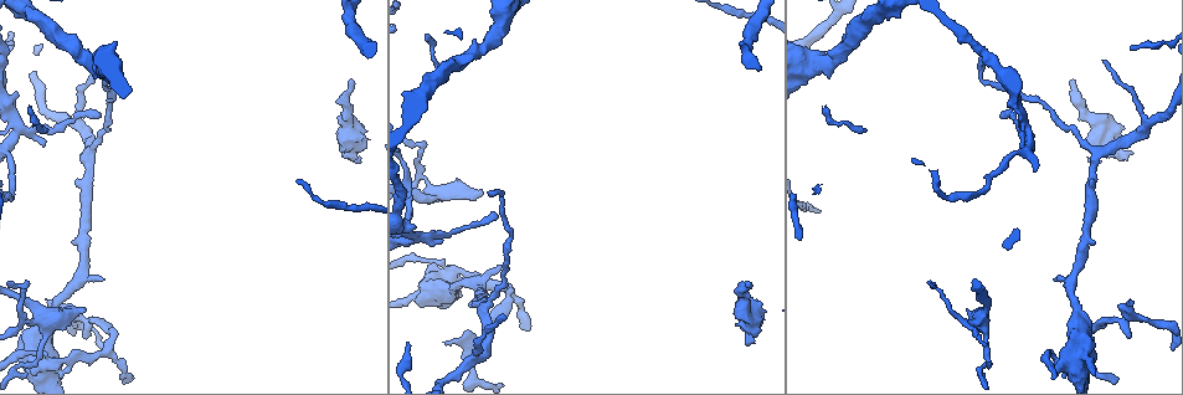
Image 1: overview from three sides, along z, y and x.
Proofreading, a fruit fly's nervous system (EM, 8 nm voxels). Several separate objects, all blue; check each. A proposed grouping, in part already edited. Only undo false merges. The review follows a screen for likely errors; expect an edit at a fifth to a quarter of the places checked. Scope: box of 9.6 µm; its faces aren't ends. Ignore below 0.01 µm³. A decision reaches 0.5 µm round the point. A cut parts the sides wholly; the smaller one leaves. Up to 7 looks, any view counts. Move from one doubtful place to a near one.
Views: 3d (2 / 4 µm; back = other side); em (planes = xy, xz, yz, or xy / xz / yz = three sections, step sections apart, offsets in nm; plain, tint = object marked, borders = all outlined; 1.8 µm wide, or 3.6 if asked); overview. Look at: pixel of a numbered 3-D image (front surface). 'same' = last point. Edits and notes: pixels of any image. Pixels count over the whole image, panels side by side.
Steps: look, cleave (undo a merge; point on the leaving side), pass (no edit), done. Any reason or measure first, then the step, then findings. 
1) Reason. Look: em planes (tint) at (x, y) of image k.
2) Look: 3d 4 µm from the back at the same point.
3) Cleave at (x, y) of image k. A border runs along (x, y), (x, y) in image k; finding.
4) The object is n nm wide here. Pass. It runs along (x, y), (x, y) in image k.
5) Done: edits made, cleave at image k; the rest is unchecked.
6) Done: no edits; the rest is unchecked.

Sudden change in width. Look: em planes (tint) at (1083, 109) of image 1.

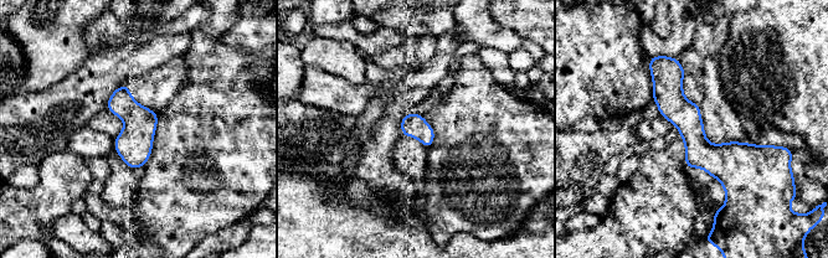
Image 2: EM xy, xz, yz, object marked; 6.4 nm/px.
Pass. It runs along (653, 68), (711, 154), (766, 148) in image 2; all the same neuron.

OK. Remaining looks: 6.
Abrupt turn. Look: 3d 4 µm at (450, 277) of image 1.

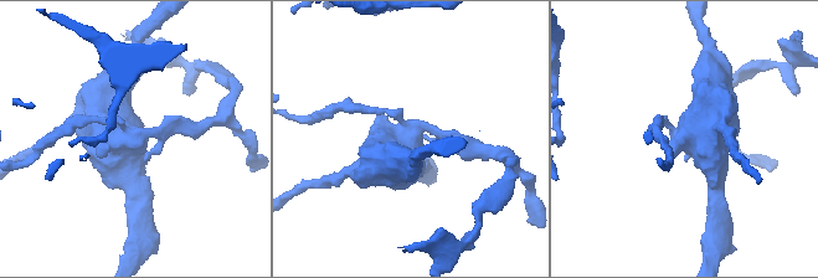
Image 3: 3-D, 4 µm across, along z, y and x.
Look: em yz step 4 (tint) at (410, 139) of image 3.

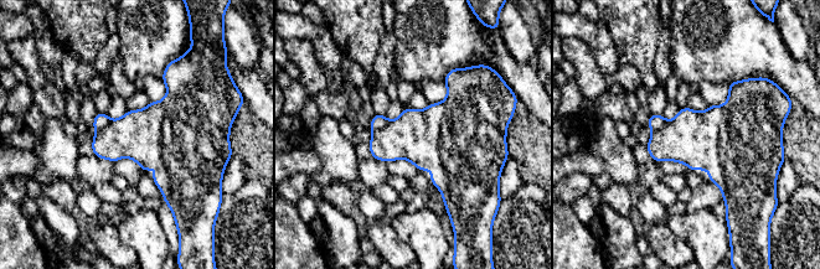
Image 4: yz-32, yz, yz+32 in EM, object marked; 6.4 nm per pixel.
Cleave at (101, 119) of image 4. Two neurons meet here.

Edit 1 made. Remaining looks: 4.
Look: overview.

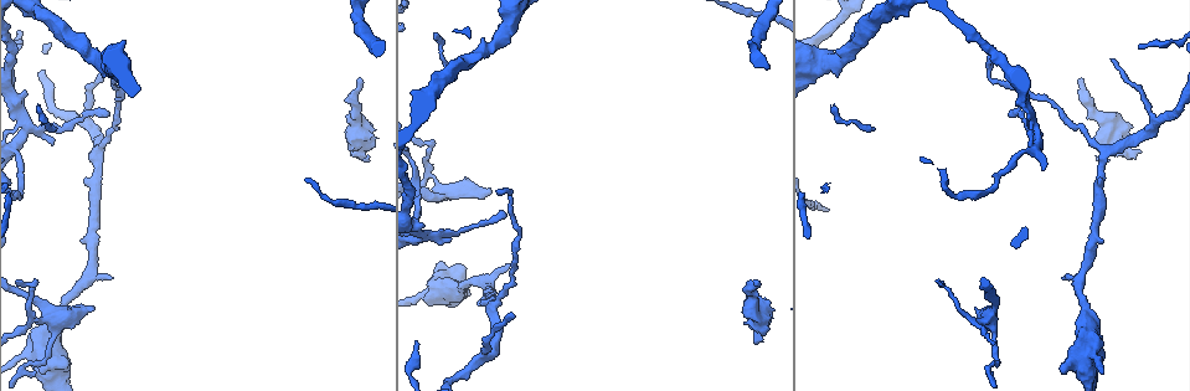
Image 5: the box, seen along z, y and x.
Look: 3d 2 µm at (25, 124) of image 5.

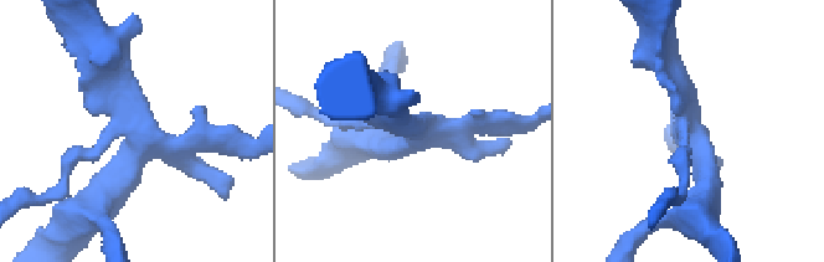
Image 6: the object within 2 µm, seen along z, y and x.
Look: em xy step 16 (tint) at (141, 136) of image 6.

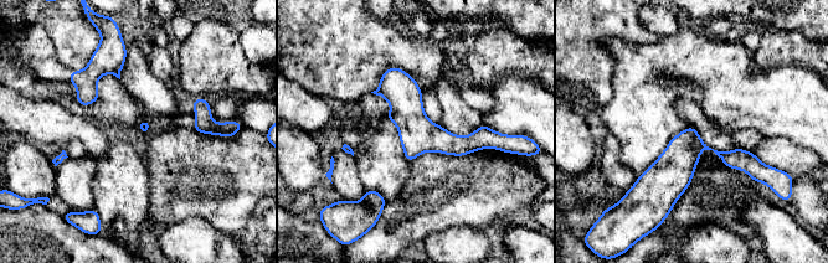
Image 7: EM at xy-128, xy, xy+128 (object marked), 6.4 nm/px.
The object is 80 nm wide here. Pass. It runs along (385, 76), (437, 139), (490, 138) in image 7; continuous, no second neuron.

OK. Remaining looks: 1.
Done: edits made, cleave at image 4; the rest is unchecked.

